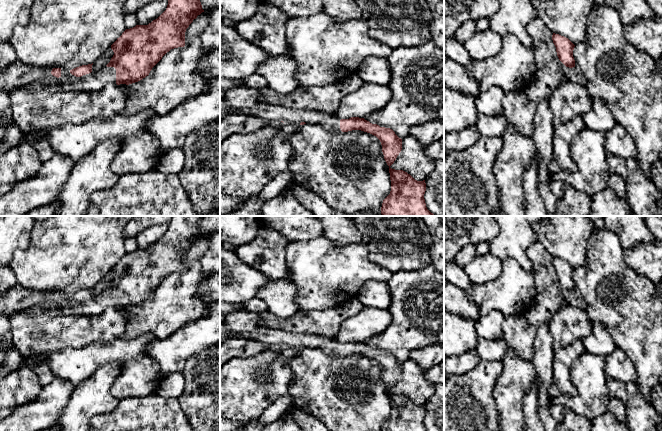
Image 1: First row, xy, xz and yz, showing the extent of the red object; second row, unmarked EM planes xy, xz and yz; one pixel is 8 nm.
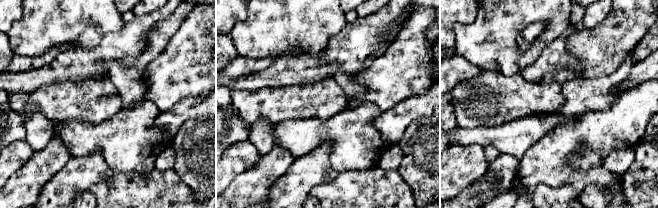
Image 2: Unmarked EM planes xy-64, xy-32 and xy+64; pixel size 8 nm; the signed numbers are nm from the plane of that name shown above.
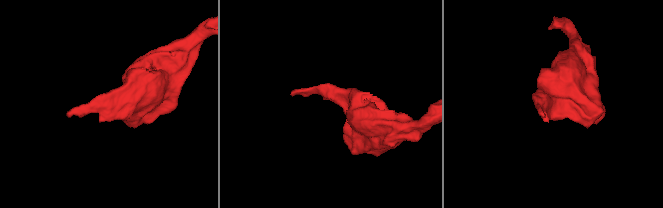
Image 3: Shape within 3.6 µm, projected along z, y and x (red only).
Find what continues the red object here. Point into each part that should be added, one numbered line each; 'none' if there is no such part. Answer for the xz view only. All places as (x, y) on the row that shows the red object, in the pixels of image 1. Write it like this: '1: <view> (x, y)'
1: xz (331, 122)

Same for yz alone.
1: yz (573, 74)

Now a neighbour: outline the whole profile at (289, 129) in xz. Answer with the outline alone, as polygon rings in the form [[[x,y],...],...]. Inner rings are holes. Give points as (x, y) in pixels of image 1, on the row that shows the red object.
[[[283,123],[282,135],[286,138],[291,138],[298,132],[298,125],[295,123]]]

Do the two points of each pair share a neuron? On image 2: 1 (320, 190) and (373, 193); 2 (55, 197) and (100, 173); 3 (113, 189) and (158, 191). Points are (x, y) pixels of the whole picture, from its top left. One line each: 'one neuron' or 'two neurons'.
1: one neuron
2: one neuron
3: one neuron

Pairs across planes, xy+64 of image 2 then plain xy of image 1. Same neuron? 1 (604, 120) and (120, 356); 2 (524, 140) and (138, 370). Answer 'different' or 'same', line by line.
1: different
2: same

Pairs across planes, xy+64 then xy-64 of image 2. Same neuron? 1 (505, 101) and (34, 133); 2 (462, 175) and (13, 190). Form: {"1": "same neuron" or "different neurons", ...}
{"1": "different neurons", "2": "different neurons"}

